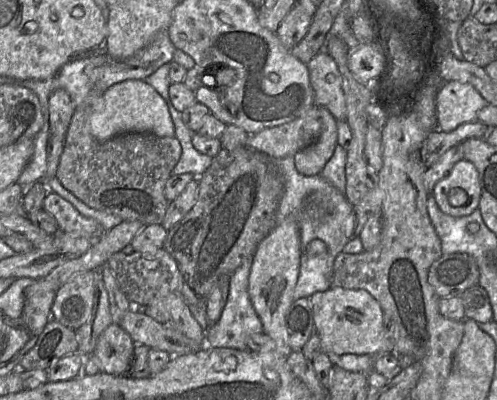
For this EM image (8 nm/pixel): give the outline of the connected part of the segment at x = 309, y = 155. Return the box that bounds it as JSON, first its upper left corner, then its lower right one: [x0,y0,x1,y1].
[294,107,337,176]

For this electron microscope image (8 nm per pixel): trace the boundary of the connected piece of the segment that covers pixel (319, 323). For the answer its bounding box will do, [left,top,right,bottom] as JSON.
[309,286,383,358]

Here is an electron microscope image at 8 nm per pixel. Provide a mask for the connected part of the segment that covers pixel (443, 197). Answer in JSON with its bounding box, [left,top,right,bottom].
[431,160,481,215]

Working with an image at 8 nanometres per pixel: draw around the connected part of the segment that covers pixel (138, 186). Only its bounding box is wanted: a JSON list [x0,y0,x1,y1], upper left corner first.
[56,94,182,226]

